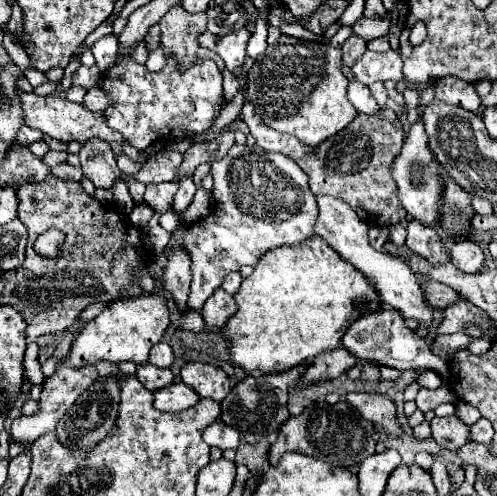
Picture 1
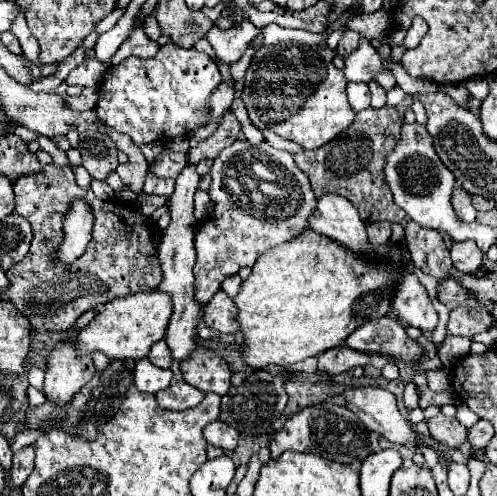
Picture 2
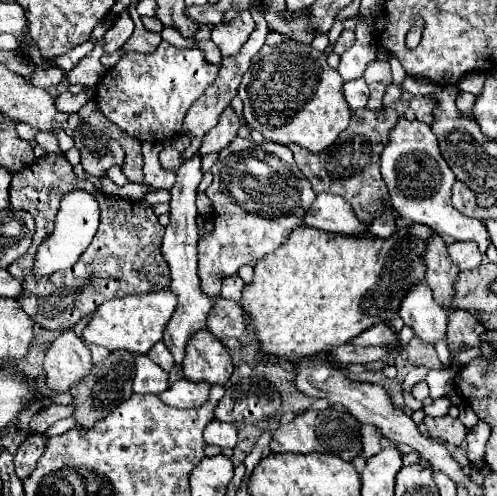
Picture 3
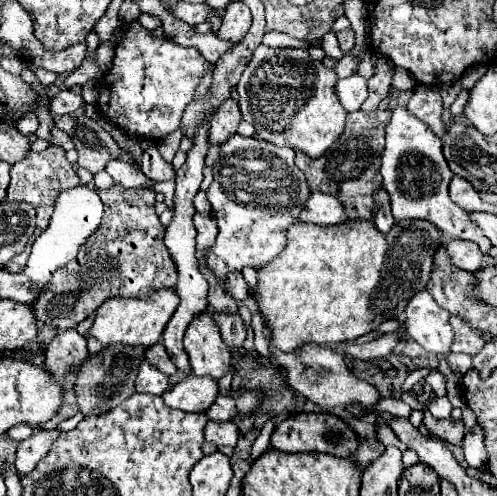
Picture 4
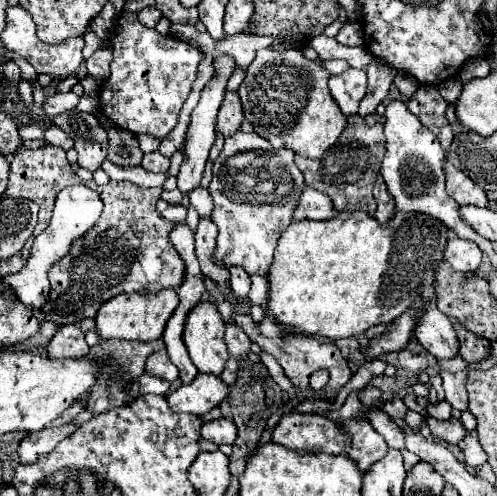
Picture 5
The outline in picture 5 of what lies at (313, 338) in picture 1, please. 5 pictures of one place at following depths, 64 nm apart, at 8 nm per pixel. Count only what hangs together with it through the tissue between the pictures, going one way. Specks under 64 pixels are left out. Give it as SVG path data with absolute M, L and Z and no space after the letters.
M340 212L336 216L336 220L304 220L304 222L292 222L288 226L288 230L284 232L284 236L280 238L280 244L276 248L276 258L266 274L268 280L268 310L272 312L272 318L286 326L282 330L282 336L286 334L308 334L308 336L320 336L320 338L330 338L330 340L340 340L340 338L350 338L350 336L358 336L364 334L368 328L376 326L376 324L390 324L394 322L400 314L404 314L416 300L432 296L432 284L434 284L434 272L436 266L440 264L440 260L444 258L444 248L448 242L448 230L444 228L444 224L440 224L438 220L432 220L430 216L420 216L420 214L404 214L404 212L396 212L394 218L390 220L388 226L380 226L376 218L372 218L366 212Z

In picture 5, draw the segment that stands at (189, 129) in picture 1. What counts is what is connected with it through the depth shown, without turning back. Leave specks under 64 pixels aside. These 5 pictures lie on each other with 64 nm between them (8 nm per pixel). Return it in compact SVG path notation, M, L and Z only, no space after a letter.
M124 12L118 20L118 28L110 36L110 48L114 60L110 64L110 76L100 90L102 114L122 130L150 134L162 140L178 122L204 54L192 44L172 36L160 36L154 28L144 28L130 12Z

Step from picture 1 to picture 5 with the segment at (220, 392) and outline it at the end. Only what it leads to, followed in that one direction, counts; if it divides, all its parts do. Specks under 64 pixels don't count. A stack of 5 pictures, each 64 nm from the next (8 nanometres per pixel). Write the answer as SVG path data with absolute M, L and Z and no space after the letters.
M204 302L190 312L184 328L184 344L198 372L222 374L230 354L224 344L224 320L214 304Z

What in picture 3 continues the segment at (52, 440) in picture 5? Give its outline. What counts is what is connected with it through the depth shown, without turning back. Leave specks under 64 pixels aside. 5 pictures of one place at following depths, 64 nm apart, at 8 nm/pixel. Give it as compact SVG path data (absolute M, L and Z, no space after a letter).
M30 434L16 450L14 456L14 466L16 466L16 476L20 480L28 478L30 472L36 466L36 460L40 458L40 452L44 450L44 436L40 434Z

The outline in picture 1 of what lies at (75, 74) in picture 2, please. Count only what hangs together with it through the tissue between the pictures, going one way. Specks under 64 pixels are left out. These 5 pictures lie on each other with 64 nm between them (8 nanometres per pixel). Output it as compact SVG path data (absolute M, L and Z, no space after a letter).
M80 66L80 68L74 72L72 82L74 82L74 86L82 86L82 88L90 90L90 88L94 88L94 86L100 86L100 84L102 84L102 78L104 78L104 76L98 72L96 66L92 66L92 68Z

